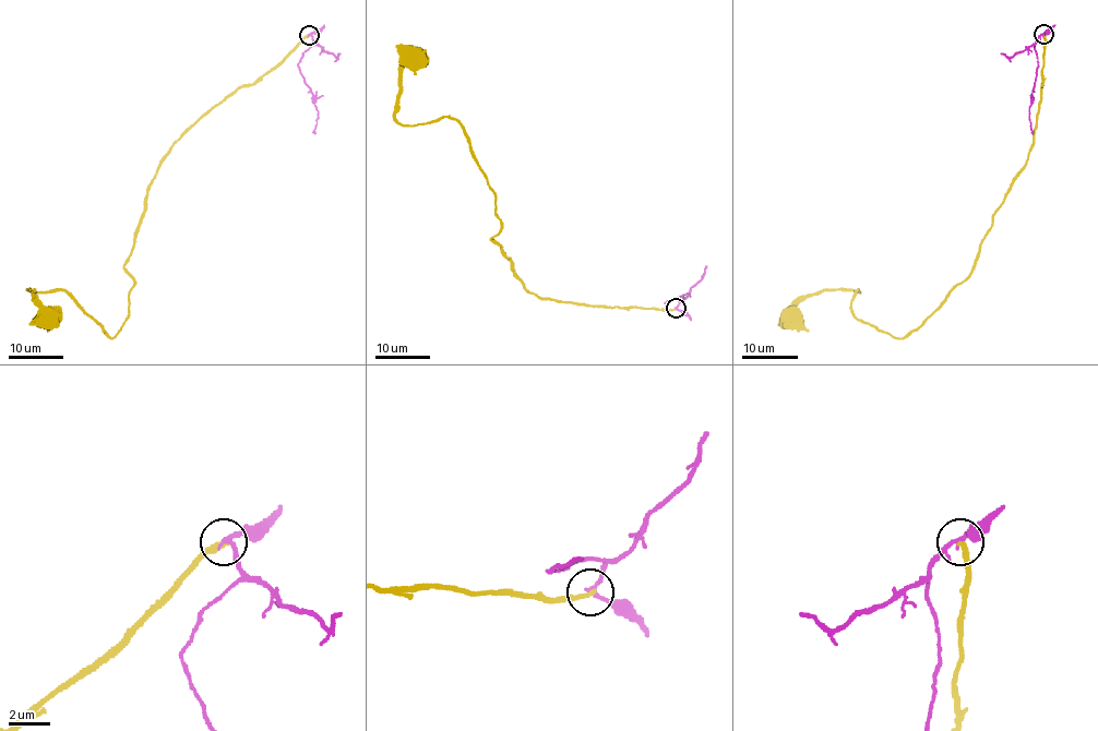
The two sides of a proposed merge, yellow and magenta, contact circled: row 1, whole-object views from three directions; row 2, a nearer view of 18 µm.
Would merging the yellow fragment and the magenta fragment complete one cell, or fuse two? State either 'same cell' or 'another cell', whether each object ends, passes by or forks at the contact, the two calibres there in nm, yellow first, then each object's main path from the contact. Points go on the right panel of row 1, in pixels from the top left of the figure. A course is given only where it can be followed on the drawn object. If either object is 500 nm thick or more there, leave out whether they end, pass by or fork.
another cell | yellow ends | magenta passes by | 280/200 nm | yellow via (1042, 35), (1035, 143), (965, 278), (902, 338), (861, 323), (852, 289), (803, 296), (790, 314) | magenta via (1042, 35), (1035, 45), (1037, 69), (1029, 110), (1031, 133)

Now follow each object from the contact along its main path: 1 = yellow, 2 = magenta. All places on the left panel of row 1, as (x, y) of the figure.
1: (309, 35), (163, 160), (114, 337), (63, 290), (28, 289), (49, 314)
2: (309, 35), (313, 40), (302, 55), (298, 70), (318, 111), (313, 133)

